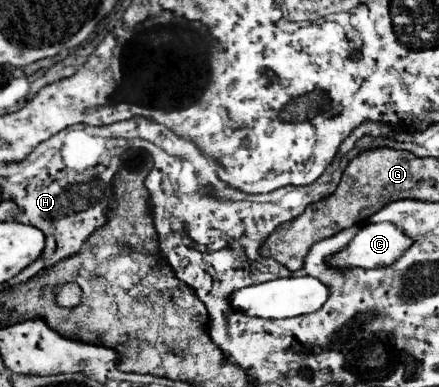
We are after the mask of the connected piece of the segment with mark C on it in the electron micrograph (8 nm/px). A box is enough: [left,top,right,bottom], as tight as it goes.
[327,223,413,269]

